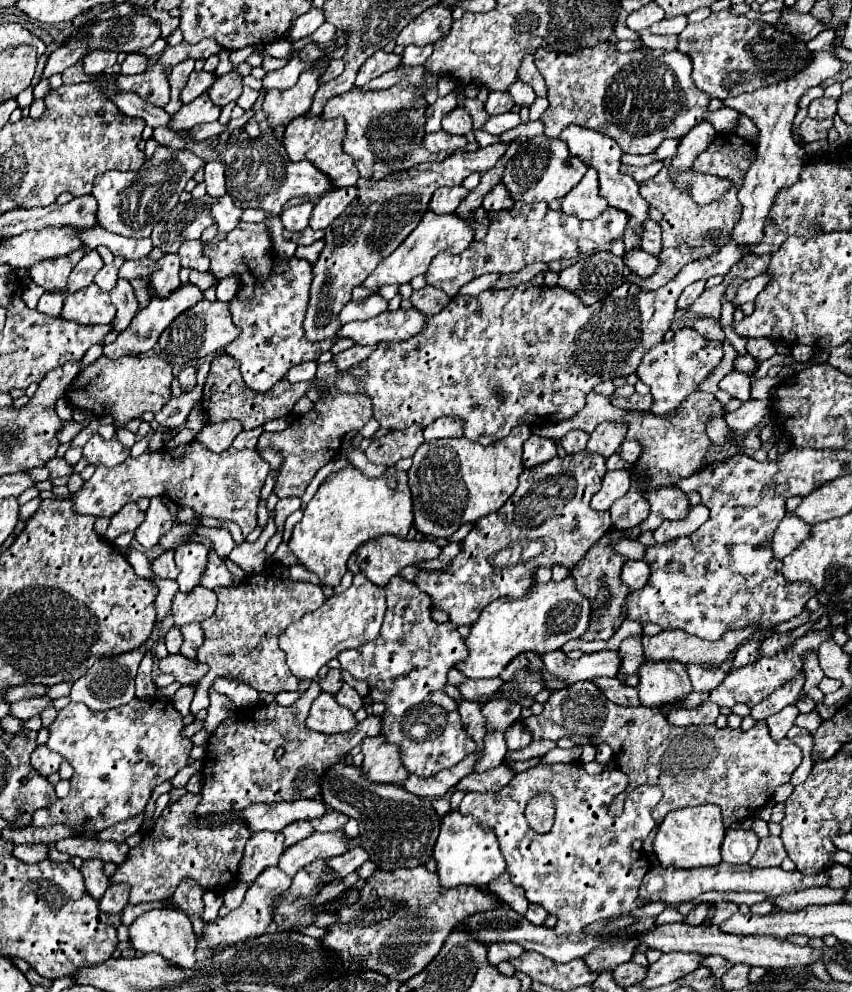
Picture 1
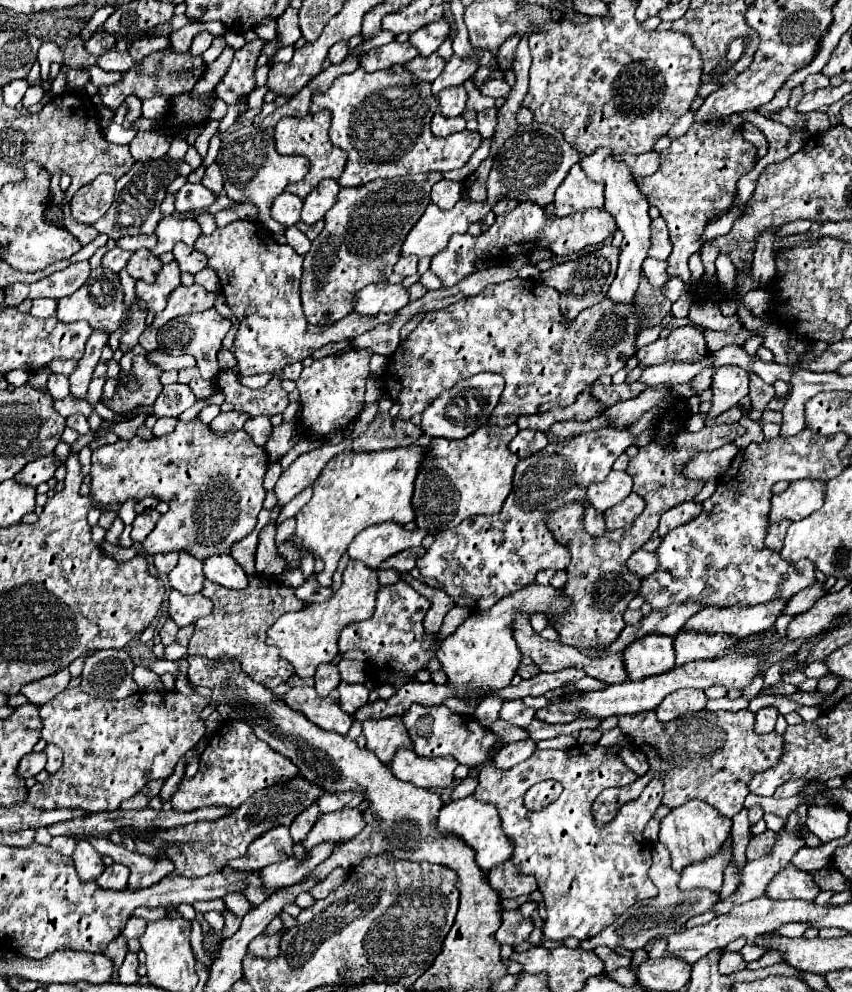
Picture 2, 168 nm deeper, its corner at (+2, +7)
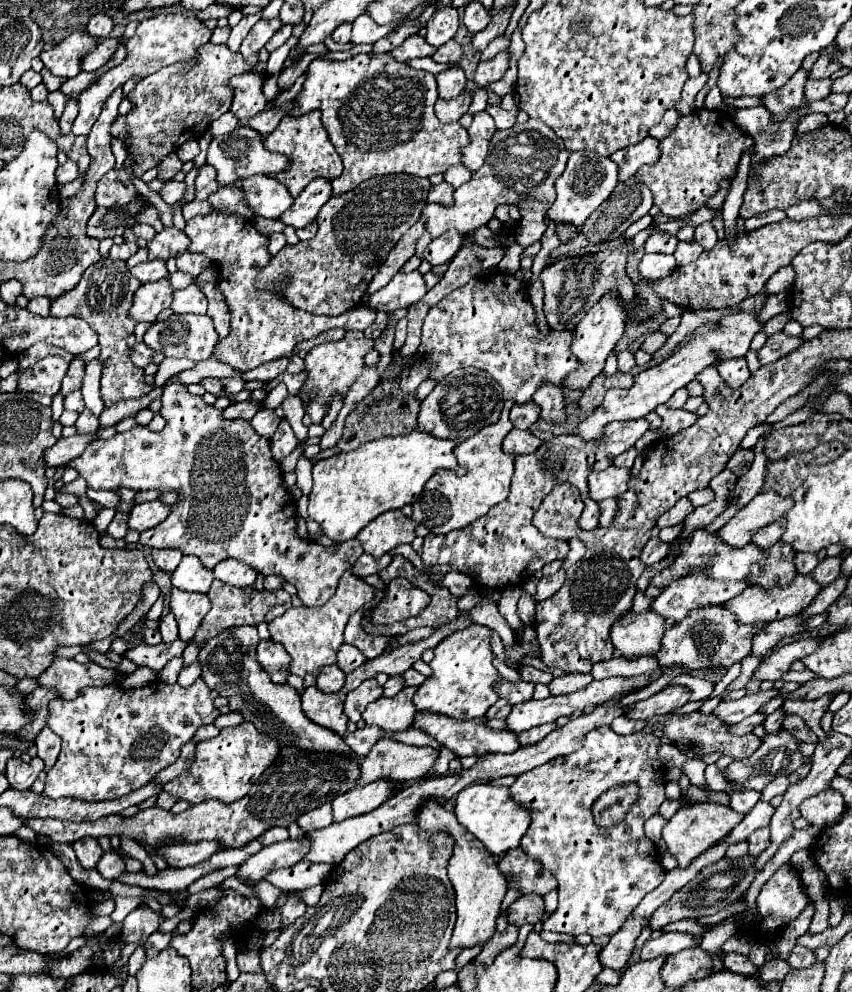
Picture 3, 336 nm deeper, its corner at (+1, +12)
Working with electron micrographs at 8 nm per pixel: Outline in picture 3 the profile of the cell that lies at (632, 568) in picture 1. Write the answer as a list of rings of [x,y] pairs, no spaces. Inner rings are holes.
[[[651,537],[649,543],[643,547],[643,553],[641,553],[641,561],[645,565],[653,565],[657,561],[661,561],[663,557],[669,555],[669,543],[663,543],[659,537]]]

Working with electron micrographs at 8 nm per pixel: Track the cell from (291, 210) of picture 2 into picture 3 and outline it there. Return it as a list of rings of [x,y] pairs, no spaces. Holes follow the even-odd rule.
[[[253,175],[241,181],[241,191],[245,197],[245,205],[253,211],[253,215],[279,219],[283,211],[287,211],[293,203],[293,197],[273,177]]]

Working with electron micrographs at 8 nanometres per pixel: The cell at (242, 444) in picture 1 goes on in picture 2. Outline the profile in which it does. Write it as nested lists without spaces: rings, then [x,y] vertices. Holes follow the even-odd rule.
[[[256,416],[256,418],[250,418],[246,424],[244,424],[244,430],[250,434],[250,438],[254,440],[254,444],[258,446],[264,446],[270,432],[272,432],[272,424],[270,424],[270,418],[268,416]]]

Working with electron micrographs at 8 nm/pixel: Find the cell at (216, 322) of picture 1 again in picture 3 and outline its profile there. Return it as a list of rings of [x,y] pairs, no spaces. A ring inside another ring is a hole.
[[[171,315],[167,321],[153,323],[145,333],[145,345],[165,353],[167,357],[187,357],[191,361],[205,361],[211,357],[219,335],[207,315]]]

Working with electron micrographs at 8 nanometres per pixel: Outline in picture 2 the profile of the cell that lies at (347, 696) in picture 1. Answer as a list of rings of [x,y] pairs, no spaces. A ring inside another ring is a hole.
[[[340,682],[336,690],[340,694],[340,706],[348,714],[354,714],[358,708],[362,708],[368,702],[368,690],[362,684]]]

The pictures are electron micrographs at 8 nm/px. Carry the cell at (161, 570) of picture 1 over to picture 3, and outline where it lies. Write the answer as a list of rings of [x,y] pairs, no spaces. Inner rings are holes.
[[[153,549],[151,557],[153,557],[155,565],[157,565],[161,571],[173,573],[173,571],[177,569],[177,565],[179,565],[183,553],[177,551],[177,549]]]

